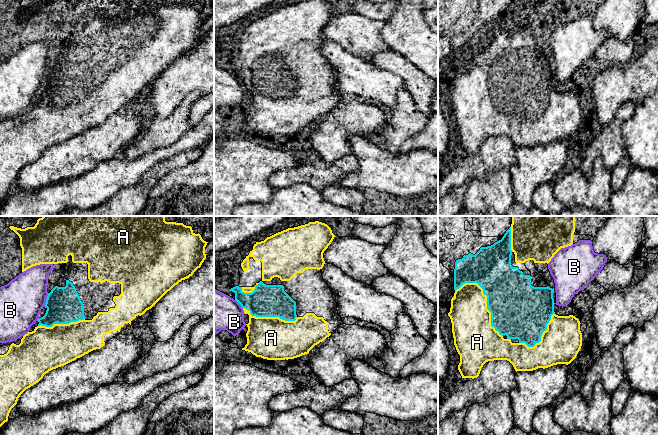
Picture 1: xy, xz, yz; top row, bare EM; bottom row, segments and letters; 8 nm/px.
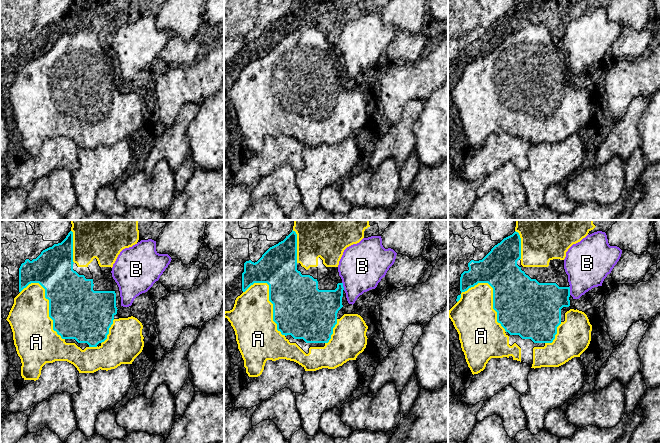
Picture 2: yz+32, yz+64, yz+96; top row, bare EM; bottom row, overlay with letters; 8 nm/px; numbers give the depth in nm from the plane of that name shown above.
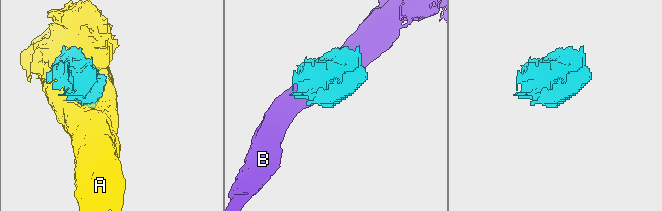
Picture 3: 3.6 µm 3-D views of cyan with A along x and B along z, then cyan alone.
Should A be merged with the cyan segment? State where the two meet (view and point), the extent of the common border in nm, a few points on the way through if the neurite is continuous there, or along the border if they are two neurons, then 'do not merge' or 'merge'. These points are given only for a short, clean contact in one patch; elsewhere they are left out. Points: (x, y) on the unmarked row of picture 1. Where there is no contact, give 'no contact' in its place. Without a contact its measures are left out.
meets cyan in yz at (487, 79); contact 550 nm long; merge

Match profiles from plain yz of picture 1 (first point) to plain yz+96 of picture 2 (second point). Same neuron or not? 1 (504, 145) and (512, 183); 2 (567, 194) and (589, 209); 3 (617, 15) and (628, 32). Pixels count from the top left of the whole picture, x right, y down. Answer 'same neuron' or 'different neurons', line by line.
1: different neurons
2: different neurons
3: different neurons

